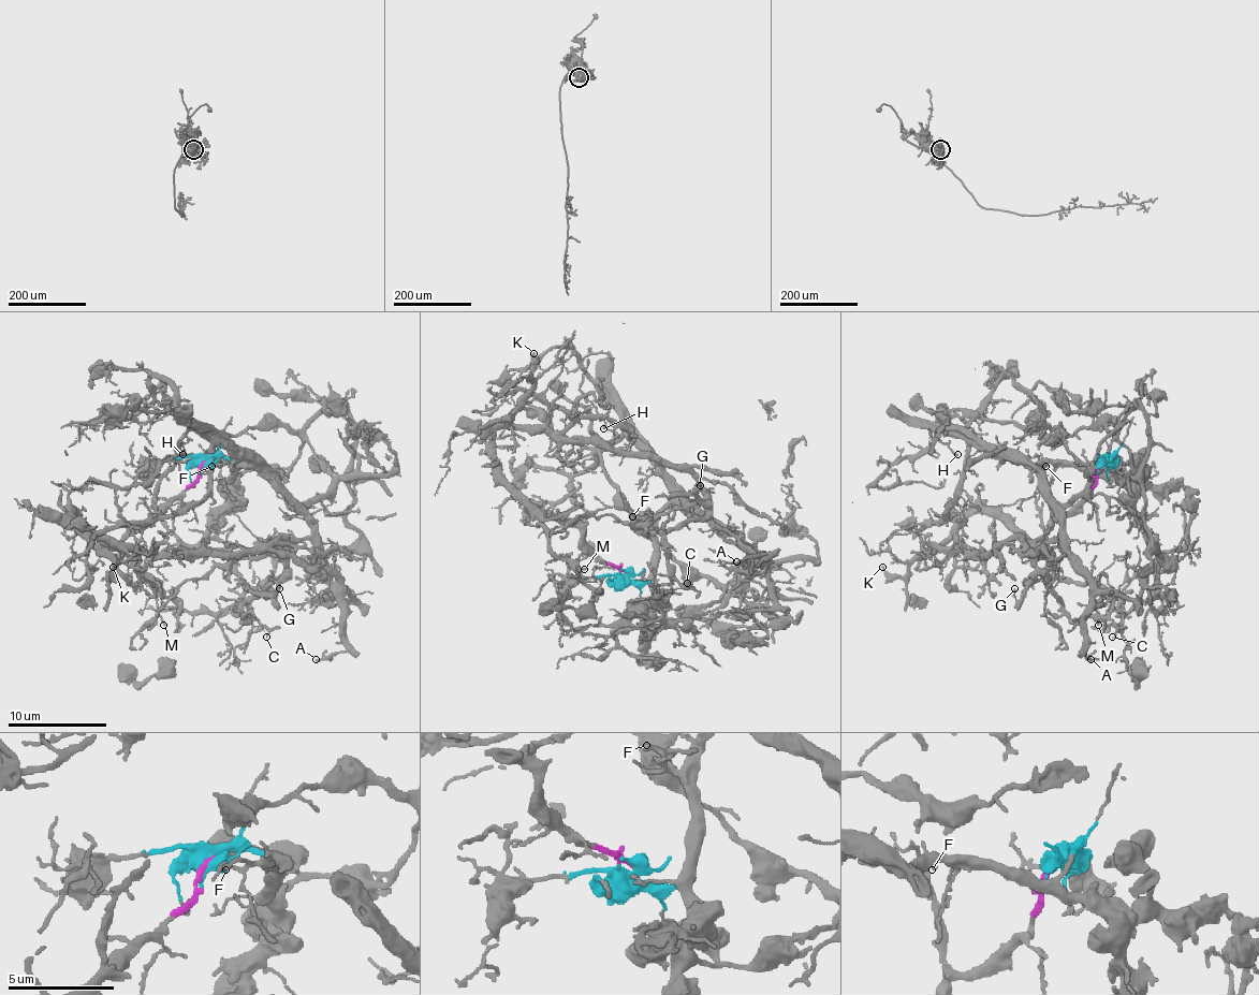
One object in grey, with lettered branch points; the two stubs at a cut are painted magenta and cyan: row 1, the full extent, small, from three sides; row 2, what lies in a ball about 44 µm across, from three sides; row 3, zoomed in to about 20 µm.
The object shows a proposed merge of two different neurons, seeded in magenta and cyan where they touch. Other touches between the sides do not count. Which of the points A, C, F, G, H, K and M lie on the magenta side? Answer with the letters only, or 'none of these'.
G, K, M

